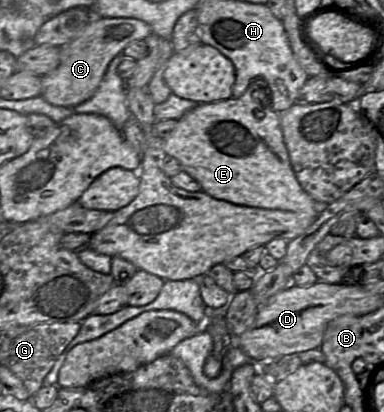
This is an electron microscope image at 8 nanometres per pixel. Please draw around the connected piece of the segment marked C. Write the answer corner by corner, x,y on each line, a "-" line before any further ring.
92,18
79,35
60,47
59,65
45,76
42,76
41,96
50,104
74,108
91,98
98,89
109,64
124,48
134,40
144,40
153,33
150,26
133,18

